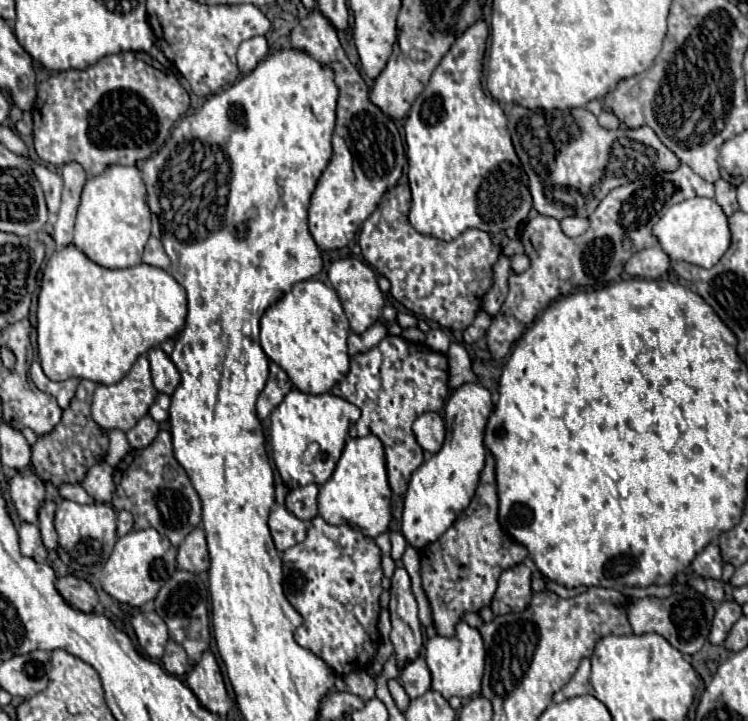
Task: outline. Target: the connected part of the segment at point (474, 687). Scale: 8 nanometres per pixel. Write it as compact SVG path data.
M457 623L457 631L453 637L439 637L435 635L433 639L427 641L425 647L427 655L427 665L433 675L433 685L431 689L439 691L445 699L449 697L475 697L481 689L481 677L485 667L485 645L481 639L481 633L467 623Z

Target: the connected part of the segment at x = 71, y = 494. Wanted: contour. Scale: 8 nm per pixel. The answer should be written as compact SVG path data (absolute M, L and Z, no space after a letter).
M77 483L77 485L61 485L59 493L63 499L75 501L75 503L91 503L91 497L85 493L85 489Z

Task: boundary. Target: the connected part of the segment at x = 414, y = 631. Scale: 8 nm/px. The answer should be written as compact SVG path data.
M397 569L391 579L391 633L397 669L401 671L423 649L423 631L417 619L417 603L411 593L411 581L405 569Z

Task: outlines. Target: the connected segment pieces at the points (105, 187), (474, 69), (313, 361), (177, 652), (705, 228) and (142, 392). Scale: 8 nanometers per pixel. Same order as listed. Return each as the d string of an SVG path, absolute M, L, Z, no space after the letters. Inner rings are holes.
M111 165L103 175L87 179L75 217L75 247L93 263L107 269L125 269L141 263L143 247L151 235L147 191L137 167Z
M477 19L473 25L469 25L465 29L465 33L461 33L455 43L451 45L449 53L441 59L441 63L437 65L437 69L433 71L429 83L425 85L423 93L413 101L411 105L411 111L407 115L407 121L405 121L405 141L407 141L407 159L409 159L409 186L411 193L413 193L413 205L409 211L409 221L411 225L423 233L423 235L431 235L431 237L437 237L437 239L443 239L443 241L451 241L455 237L459 237L463 231L467 229L479 229L479 231L485 231L485 233L499 233L499 231L505 231L509 227L519 227L529 211L531 211L531 195L529 195L529 189L527 189L527 175L523 173L521 169L521 163L519 163L519 157L513 149L513 143L511 143L511 137L509 137L509 127L507 127L507 117L503 113L503 109L499 107L499 103L495 103L493 97L487 97L481 89L481 67L483 67L483 55L485 55L485 39L487 39L489 31L487 31L487 25L483 19Z
M311 279L293 285L289 293L265 309L259 329L265 355L285 369L293 385L303 393L327 393L349 373L349 321L335 289L327 287L323 281Z
M169 641L165 647L165 655L161 657L163 667L175 675L175 677L183 677L189 671L189 661L187 661L187 653L181 645L177 645L175 641Z
M693 197L679 205L673 205L653 225L651 233L671 261L685 261L705 269L713 267L723 257L723 253L731 243L731 231L723 209L713 199L703 199L703 197Z
M141 355L141 357L137 357L131 371L119 383L115 383L115 385L97 385L97 389L93 393L93 403L91 403L91 415L93 415L93 421L99 427L129 431L141 417L147 415L147 411L153 405L155 397L157 397L157 389L151 383L149 361L147 361L145 355Z

